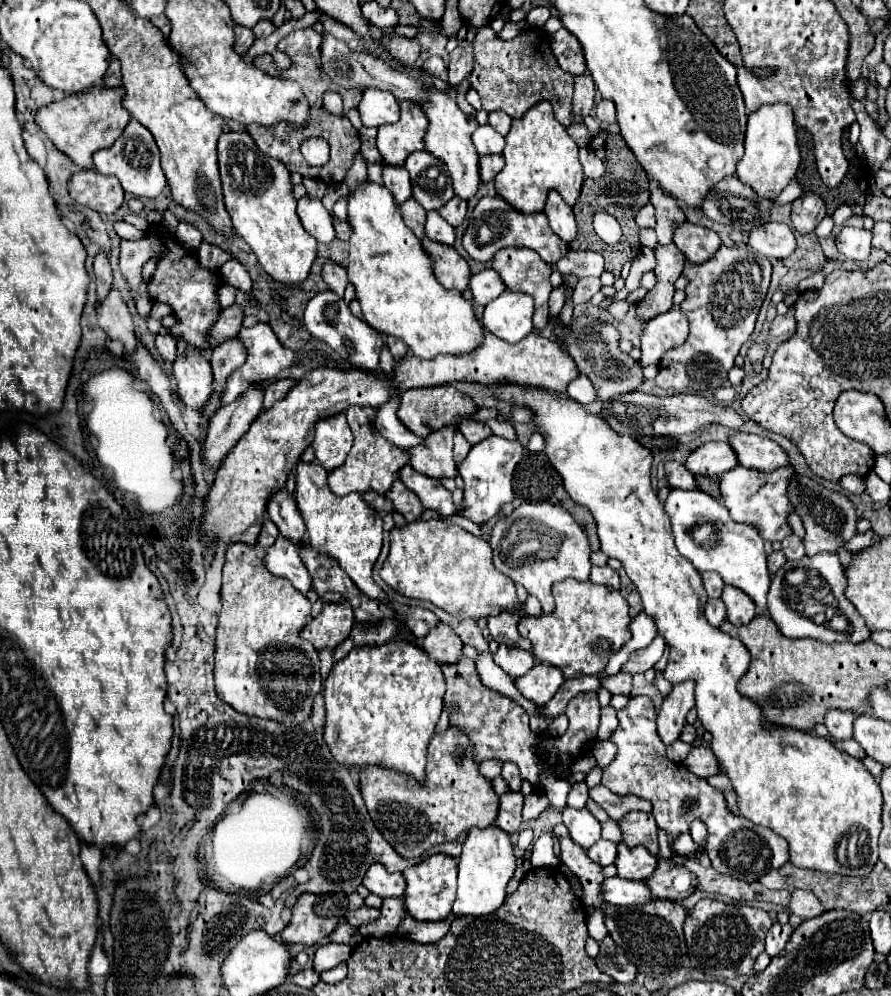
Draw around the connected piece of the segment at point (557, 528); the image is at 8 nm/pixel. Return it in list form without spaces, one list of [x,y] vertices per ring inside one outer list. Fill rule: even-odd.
[[[522,504],[510,518],[502,518],[492,528],[490,546],[494,550],[494,566],[510,576],[514,582],[520,582],[528,594],[534,594],[542,602],[544,614],[554,610],[552,584],[558,580],[574,578],[588,580],[590,576],[590,544],[582,526],[556,504]]]

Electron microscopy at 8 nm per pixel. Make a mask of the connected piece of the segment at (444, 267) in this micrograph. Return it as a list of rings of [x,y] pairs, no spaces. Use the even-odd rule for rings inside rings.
[[[422,238],[422,246],[434,258],[434,276],[442,286],[458,292],[470,288],[470,266],[452,246],[444,246],[428,238]]]

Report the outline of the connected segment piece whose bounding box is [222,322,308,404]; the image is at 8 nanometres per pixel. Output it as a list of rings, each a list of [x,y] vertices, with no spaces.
[[[258,322],[256,326],[250,326],[250,328],[242,328],[238,338],[244,342],[246,350],[248,350],[248,358],[244,362],[244,366],[240,366],[238,370],[234,370],[228,378],[226,378],[226,384],[224,384],[224,390],[222,390],[222,404],[230,404],[234,402],[244,390],[248,384],[254,384],[254,382],[264,382],[264,380],[270,380],[270,378],[276,378],[280,376],[282,370],[286,370],[288,366],[304,360],[308,354],[298,354],[298,352],[292,352],[288,348],[284,348],[276,334],[272,332],[270,324],[266,322]]]

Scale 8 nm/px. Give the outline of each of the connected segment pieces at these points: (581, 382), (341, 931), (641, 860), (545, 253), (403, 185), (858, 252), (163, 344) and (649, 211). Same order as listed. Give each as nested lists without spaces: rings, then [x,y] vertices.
[[[580,372],[578,378],[574,378],[570,384],[568,384],[568,390],[566,390],[568,398],[580,402],[580,404],[590,404],[596,400],[596,392],[594,392],[594,386],[590,384],[590,378],[586,374]]]
[[[342,922],[342,924],[338,924],[338,928],[330,934],[328,940],[330,940],[330,942],[344,942],[344,944],[348,944],[354,934],[358,934],[358,928],[350,926],[348,922]]]
[[[624,842],[618,844],[618,858],[616,868],[618,876],[626,880],[646,880],[654,874],[658,858],[648,852],[648,848],[634,846],[628,848]]]
[[[484,196],[484,198],[480,198],[478,204],[476,204],[476,208],[470,212],[470,218],[472,220],[470,220],[470,224],[468,224],[466,232],[464,232],[462,244],[464,244],[466,252],[474,260],[478,260],[478,262],[492,260],[492,256],[498,250],[508,248],[508,246],[532,248],[548,264],[556,264],[568,252],[568,244],[564,244],[564,240],[560,240],[552,232],[552,228],[548,226],[548,220],[546,220],[544,212],[524,216],[516,208],[510,208],[510,204],[506,204],[506,200],[502,200],[500,196]]]
[[[384,164],[384,186],[392,192],[396,204],[404,204],[410,196],[412,196],[412,184],[410,184],[410,176],[404,168],[394,168],[394,166],[386,166]]]
[[[844,226],[836,236],[836,246],[838,246],[838,252],[844,254],[848,260],[864,262],[870,256],[870,240],[872,240],[872,234],[868,230]]]
[[[158,334],[158,336],[156,336],[156,348],[158,348],[162,360],[174,362],[174,358],[176,358],[176,340],[174,340],[172,336],[168,336],[168,334]]]
[[[646,204],[638,214],[636,214],[636,224],[640,228],[654,228],[656,226],[656,218],[654,218],[654,206]]]

